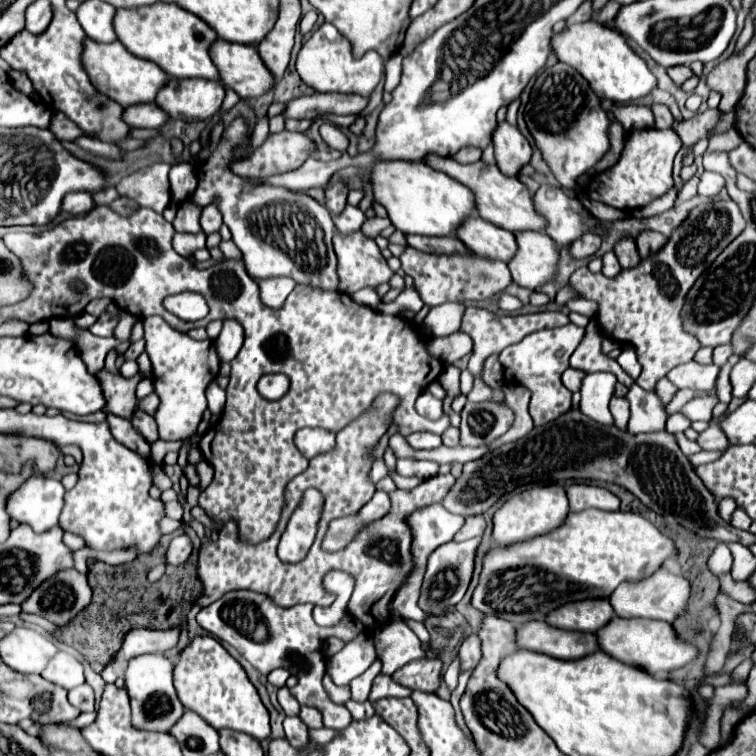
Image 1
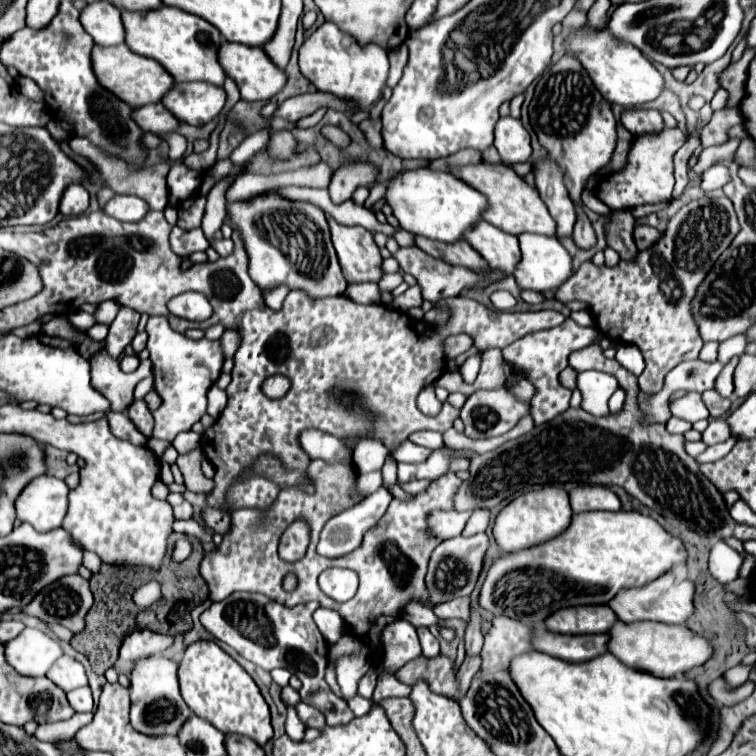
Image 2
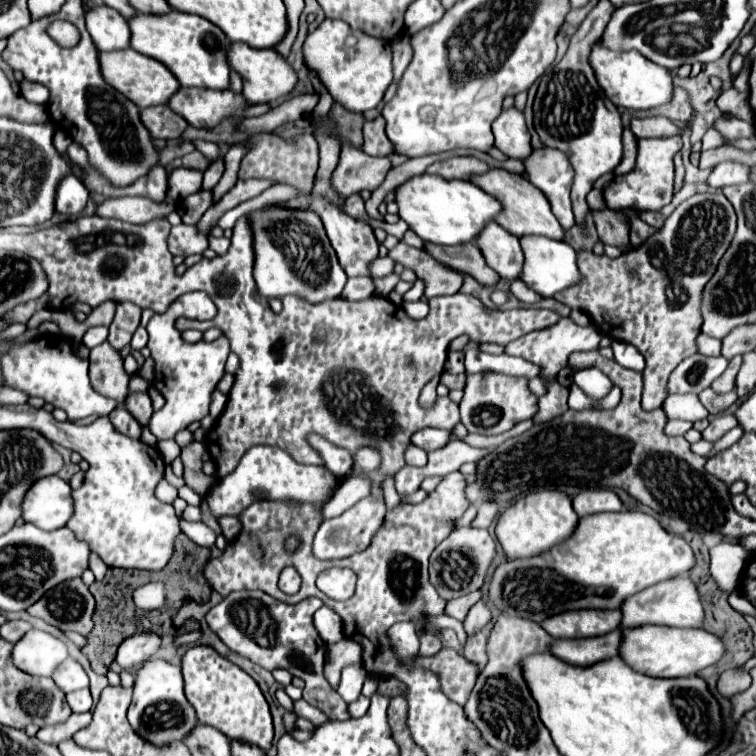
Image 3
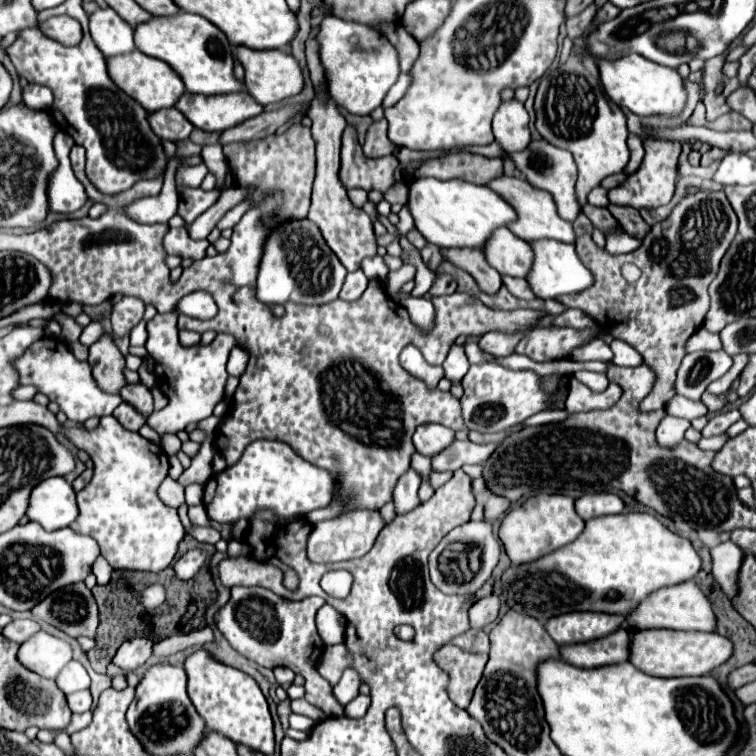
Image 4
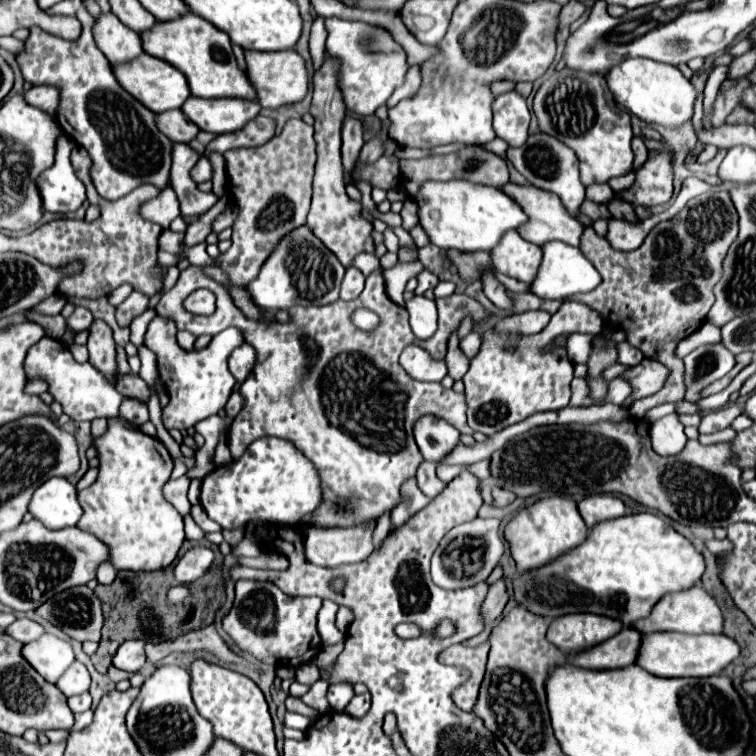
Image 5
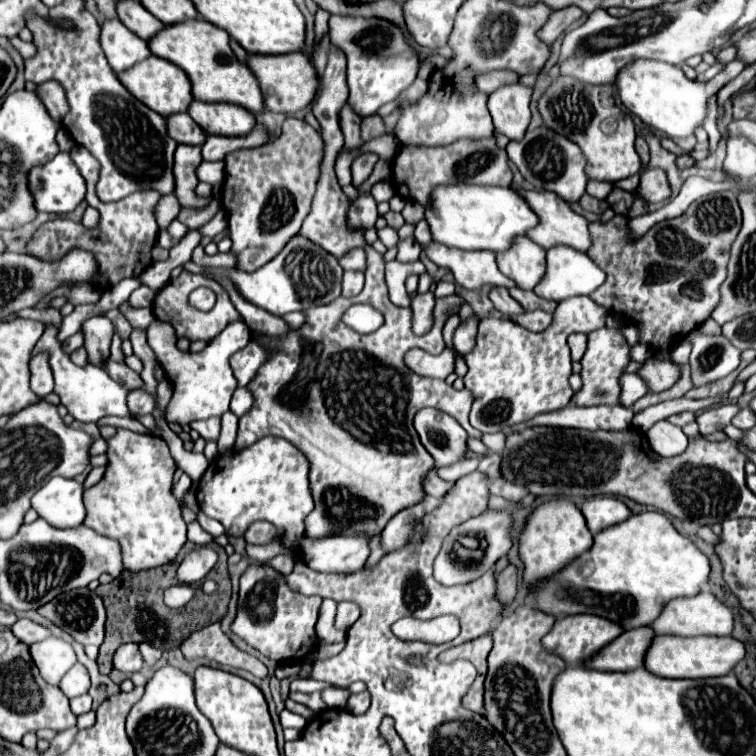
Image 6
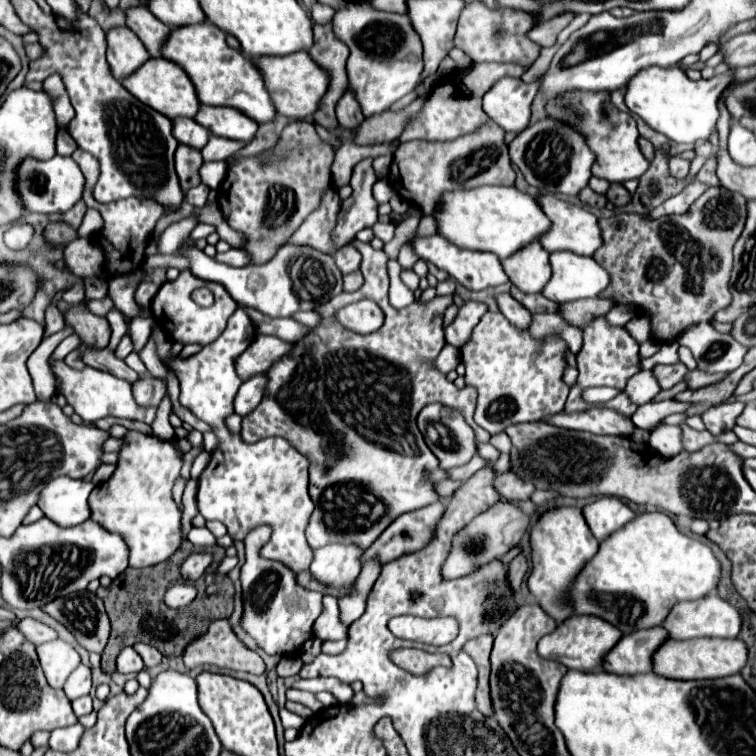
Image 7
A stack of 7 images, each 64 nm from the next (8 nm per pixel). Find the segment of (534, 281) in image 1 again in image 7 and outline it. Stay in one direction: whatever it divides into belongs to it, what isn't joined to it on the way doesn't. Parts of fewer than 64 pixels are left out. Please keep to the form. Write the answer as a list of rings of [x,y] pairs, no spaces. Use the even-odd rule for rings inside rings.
[[[572,252],[550,254],[552,280],[544,288],[544,296],[558,304],[582,298],[598,298],[610,284],[610,274],[592,258]]]

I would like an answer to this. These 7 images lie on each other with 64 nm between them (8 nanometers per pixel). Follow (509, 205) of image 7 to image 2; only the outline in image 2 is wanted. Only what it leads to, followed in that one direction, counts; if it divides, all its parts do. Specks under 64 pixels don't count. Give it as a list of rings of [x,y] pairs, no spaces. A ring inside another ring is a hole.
[[[430,168],[398,172],[388,186],[386,202],[392,206],[392,212],[404,230],[448,244],[462,240],[464,234],[478,224],[482,212],[488,210],[488,200],[482,192],[476,192],[476,188],[452,174],[434,172]]]

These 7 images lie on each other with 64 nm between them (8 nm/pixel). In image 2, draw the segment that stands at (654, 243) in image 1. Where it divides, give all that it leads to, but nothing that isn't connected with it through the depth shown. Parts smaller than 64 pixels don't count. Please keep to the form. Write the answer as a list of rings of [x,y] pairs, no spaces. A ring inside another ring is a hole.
[[[638,224],[634,228],[634,242],[636,242],[638,250],[648,248],[648,244],[654,244],[658,238],[660,238],[660,232],[656,228],[650,228],[650,226],[644,226],[644,224]]]

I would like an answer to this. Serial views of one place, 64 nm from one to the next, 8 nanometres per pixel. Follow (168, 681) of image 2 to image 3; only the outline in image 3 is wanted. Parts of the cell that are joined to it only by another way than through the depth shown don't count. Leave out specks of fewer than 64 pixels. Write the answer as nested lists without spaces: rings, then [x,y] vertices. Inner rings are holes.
[[[148,660],[142,664],[134,682],[134,700],[128,708],[128,722],[140,738],[158,748],[188,738],[188,734],[196,728],[198,718],[184,696],[184,678],[180,666],[164,660]]]

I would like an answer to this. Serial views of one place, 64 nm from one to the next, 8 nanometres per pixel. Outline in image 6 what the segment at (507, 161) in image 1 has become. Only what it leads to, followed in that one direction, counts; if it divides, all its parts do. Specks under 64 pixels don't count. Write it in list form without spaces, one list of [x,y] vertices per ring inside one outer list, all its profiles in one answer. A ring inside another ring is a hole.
[[[520,82],[504,84],[488,96],[488,110],[498,134],[506,134],[510,140],[520,140],[530,124],[530,100],[534,86]]]

